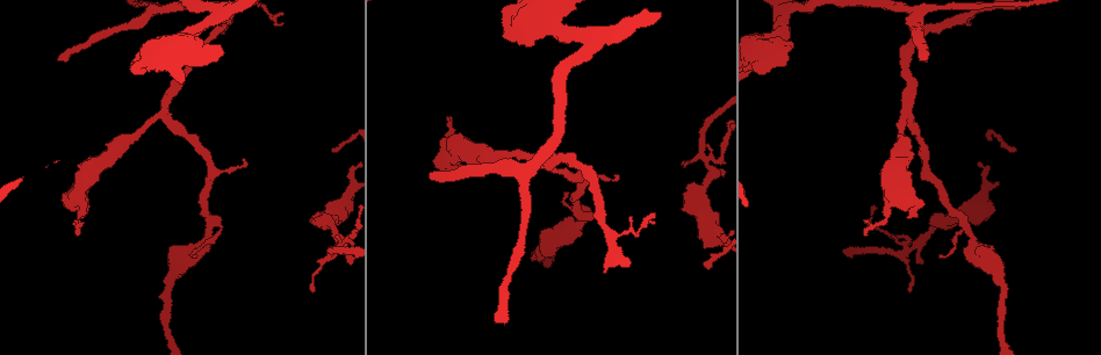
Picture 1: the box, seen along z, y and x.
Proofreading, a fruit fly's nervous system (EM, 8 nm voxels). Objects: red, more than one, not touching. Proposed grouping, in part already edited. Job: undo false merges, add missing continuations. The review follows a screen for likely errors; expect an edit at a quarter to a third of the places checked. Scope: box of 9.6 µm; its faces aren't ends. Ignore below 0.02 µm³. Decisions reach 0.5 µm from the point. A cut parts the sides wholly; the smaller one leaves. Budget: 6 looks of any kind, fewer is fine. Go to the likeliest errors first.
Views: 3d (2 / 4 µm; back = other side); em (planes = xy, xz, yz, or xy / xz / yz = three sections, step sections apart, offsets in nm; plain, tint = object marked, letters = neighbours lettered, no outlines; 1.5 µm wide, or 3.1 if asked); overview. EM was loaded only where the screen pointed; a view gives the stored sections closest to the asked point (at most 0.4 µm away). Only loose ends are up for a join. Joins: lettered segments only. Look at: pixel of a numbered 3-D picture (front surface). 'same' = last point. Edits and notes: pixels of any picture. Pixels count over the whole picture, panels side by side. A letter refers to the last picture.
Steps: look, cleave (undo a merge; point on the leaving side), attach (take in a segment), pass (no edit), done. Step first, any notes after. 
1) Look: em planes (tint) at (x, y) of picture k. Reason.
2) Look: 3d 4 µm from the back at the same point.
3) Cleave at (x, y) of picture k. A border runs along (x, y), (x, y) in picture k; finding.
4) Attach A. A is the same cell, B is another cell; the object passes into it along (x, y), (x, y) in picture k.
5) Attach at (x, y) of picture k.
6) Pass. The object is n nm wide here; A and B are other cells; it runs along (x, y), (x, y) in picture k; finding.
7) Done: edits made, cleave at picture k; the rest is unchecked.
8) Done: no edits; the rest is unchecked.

Look: 3d 2 µm from the back at (1021, 7) of picture 1. An open end.

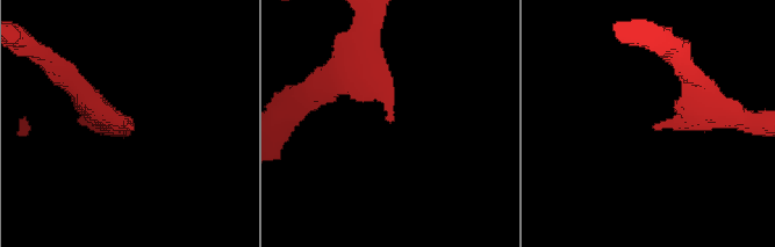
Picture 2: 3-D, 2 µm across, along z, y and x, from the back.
Look: em xy step 4 (tint) at (388, 121) of picture 2.

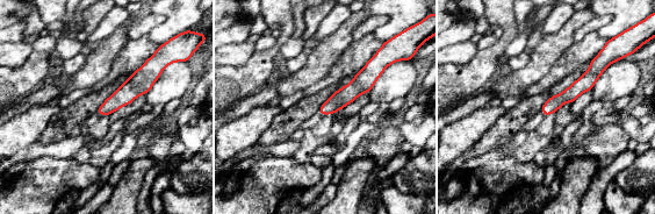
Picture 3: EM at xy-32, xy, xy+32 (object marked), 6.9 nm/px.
Look: em xz step 4 (letters) at the same point.

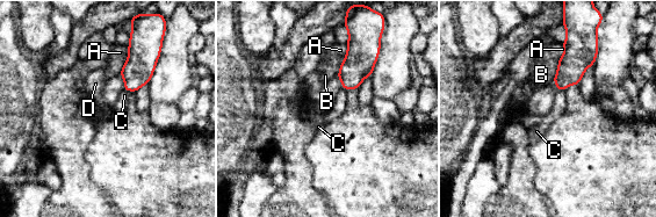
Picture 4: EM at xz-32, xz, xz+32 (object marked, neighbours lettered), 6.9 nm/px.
Pass. A, B, C and D are other cells; a border runs along (124, 89), (130, 92) in picture 4; none of them fits.

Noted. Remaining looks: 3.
Look: 3d 2 µm at (907, 217) of picture 1. Thick end.

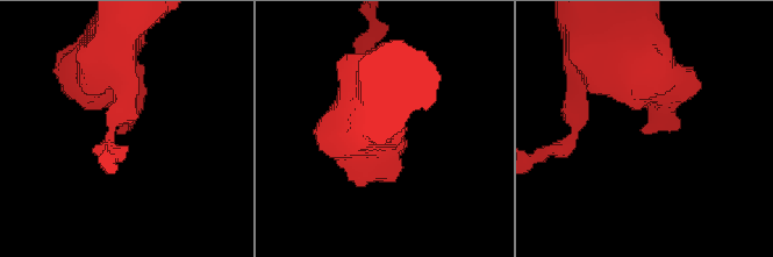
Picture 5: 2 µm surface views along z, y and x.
Look: em planes (letters) at (643, 133) of picture 5.

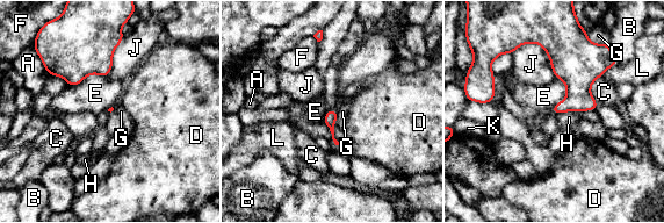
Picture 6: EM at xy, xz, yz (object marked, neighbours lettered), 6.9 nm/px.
Pass. A, B, C, D, E, F, G, H, J, K and L are other cells; a border runs along (579, 110), (564, 110), (556, 115) in picture 6; no lettered segment goes on from it.

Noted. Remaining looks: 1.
Done: no edits; the rest is unchecked.

